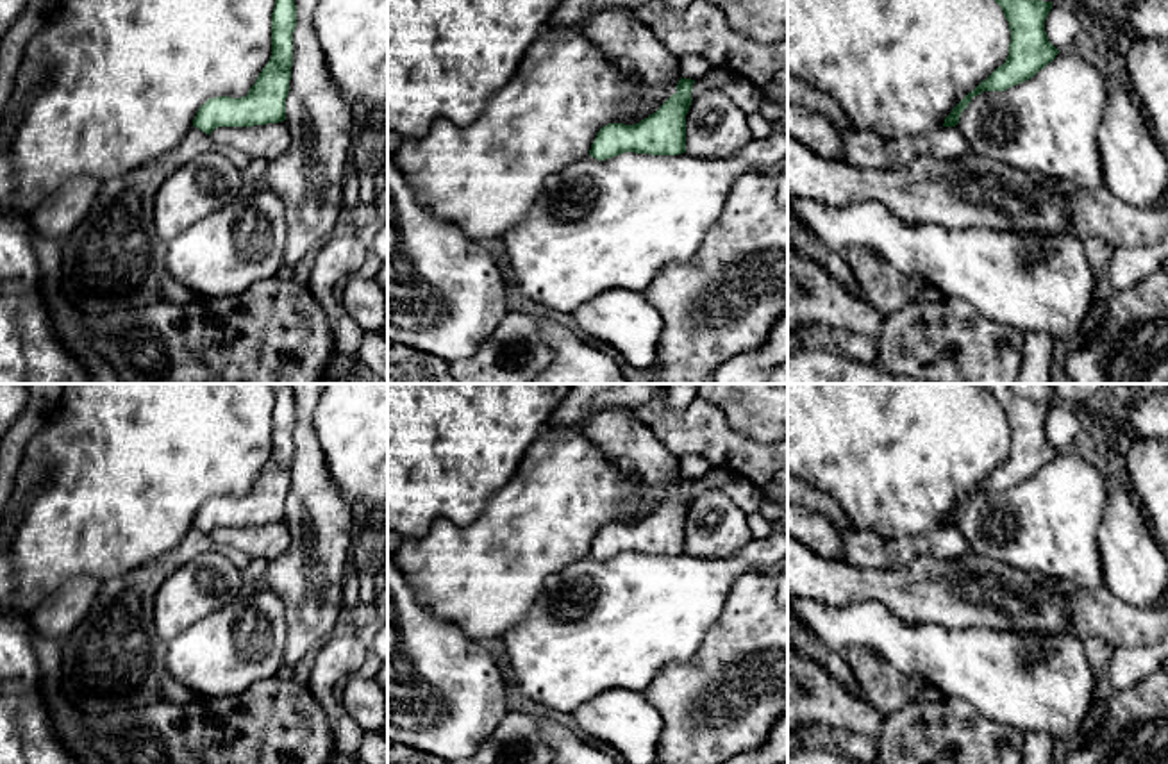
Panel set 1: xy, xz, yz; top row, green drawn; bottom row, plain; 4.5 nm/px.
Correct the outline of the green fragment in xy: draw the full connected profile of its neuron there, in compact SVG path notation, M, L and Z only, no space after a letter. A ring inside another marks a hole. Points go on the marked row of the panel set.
M275 0L271 12L271 57L246 96L216 96L200 105L193 127L209 134L218 127L254 127L286 120L293 66L295 0Z

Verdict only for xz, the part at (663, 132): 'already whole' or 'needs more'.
already whole

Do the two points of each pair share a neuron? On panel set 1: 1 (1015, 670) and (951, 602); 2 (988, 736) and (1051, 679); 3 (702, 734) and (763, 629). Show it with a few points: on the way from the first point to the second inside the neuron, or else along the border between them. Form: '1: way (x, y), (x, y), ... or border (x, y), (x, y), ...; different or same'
1: border (934, 622), (952, 629), (1006, 629), (1017, 632); different
2: border (967, 700), (988, 718), (1022, 732); different
3: way (713, 707), (715, 686), (736, 656); same

